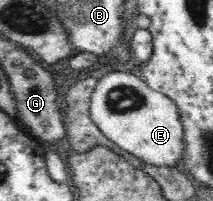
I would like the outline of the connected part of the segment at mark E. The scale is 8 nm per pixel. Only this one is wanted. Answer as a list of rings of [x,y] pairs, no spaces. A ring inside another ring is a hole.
[[[111,71],[98,78],[97,84],[89,96],[89,117],[103,135],[117,147],[127,150],[133,156],[149,164],[175,166],[183,158],[183,125],[179,121],[177,104],[171,100],[171,97],[152,89],[133,72]]]

